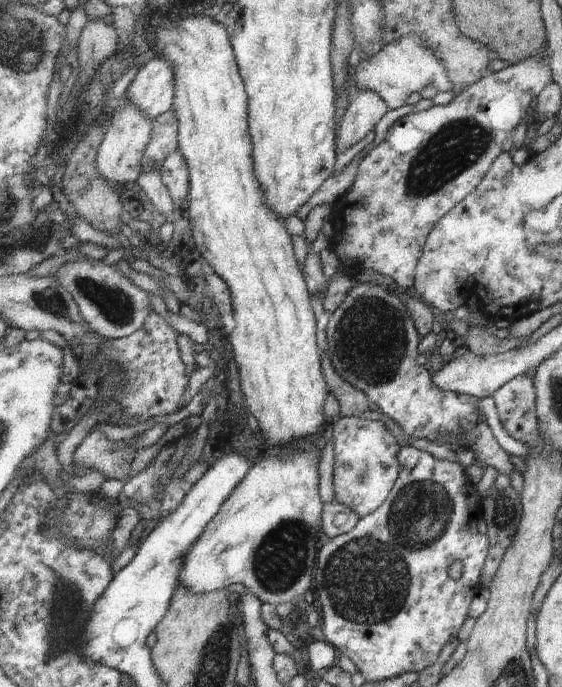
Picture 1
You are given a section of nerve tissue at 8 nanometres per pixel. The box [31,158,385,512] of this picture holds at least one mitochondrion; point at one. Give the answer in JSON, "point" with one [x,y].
{"point":[118,306]}

